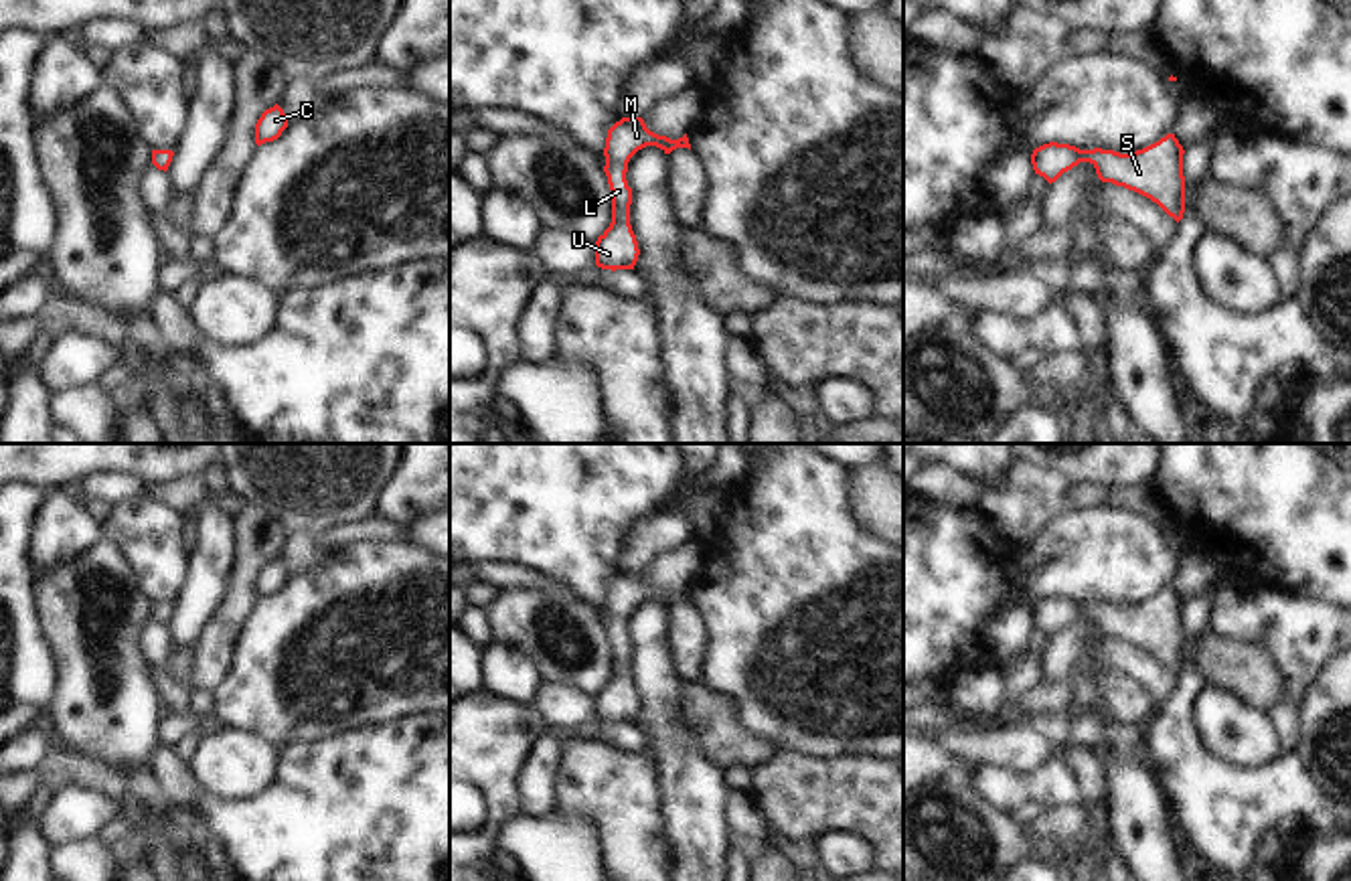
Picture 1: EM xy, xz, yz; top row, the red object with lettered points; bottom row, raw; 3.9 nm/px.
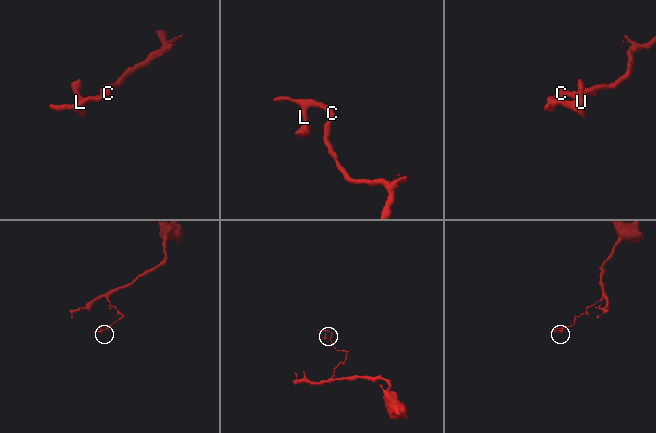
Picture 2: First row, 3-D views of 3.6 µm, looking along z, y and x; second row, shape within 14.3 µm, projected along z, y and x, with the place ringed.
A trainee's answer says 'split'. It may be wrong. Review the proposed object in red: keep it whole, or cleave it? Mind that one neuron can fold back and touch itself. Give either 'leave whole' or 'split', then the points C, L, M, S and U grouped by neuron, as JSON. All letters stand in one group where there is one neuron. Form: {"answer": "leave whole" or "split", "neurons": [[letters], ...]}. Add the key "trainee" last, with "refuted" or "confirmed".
{"answer": "leave whole", "neurons": [["C", "L", "M", "S", "U"]], "trainee": "refuted"}

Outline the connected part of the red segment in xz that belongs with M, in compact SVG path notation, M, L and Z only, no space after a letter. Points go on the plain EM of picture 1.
M622 571L608 583L604 626L612 644L612 676L595 695L595 719L602 723L634 723L638 715L640 703L630 678L632 642L626 626L630 612L646 599L656 599L664 608L677 602L691 604L687 587L679 593L658 589L642 571Z

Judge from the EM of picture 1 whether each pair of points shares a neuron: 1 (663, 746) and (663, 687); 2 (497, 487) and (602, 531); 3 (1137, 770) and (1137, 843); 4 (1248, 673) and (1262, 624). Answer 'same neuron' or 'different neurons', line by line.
1: same neuron
2: same neuron
3: same neuron
4: different neurons

